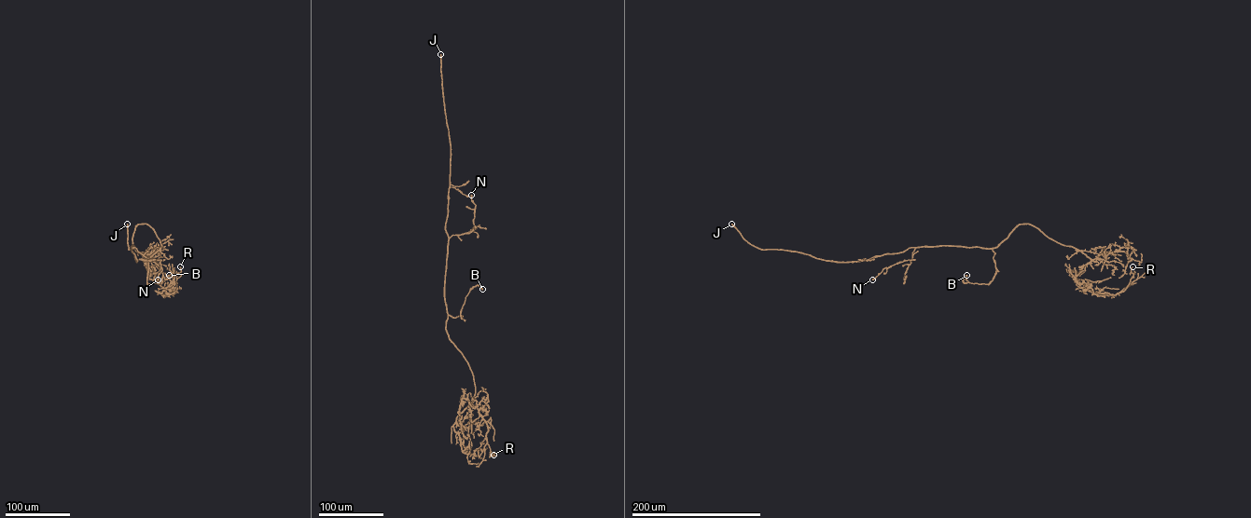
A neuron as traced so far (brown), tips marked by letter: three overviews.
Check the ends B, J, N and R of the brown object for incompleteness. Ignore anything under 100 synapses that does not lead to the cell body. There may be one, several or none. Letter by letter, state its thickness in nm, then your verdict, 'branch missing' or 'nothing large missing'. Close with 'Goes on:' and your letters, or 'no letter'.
B: 600 nm | nothing large missing
J: 550 nm | branch missing
N: 600 nm | nothing large missing
R: 180 nm | nothing large missing
Goes on: J

